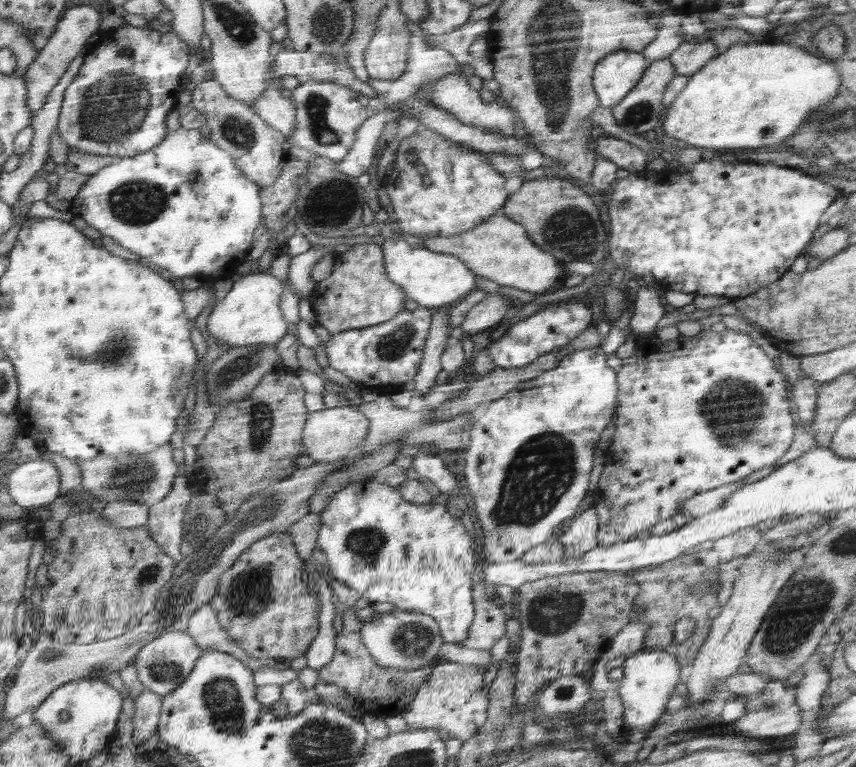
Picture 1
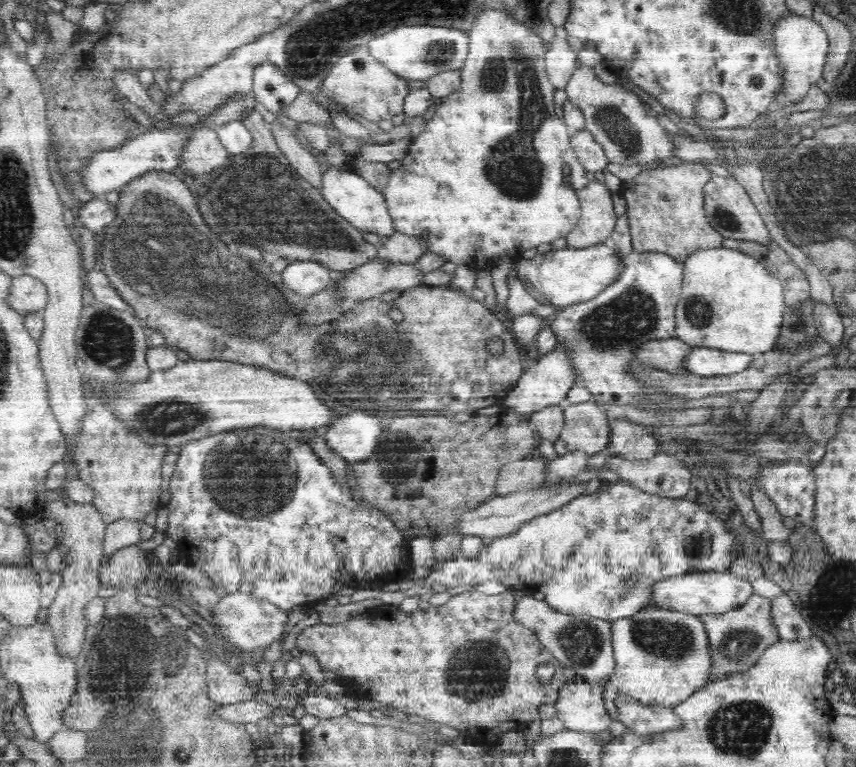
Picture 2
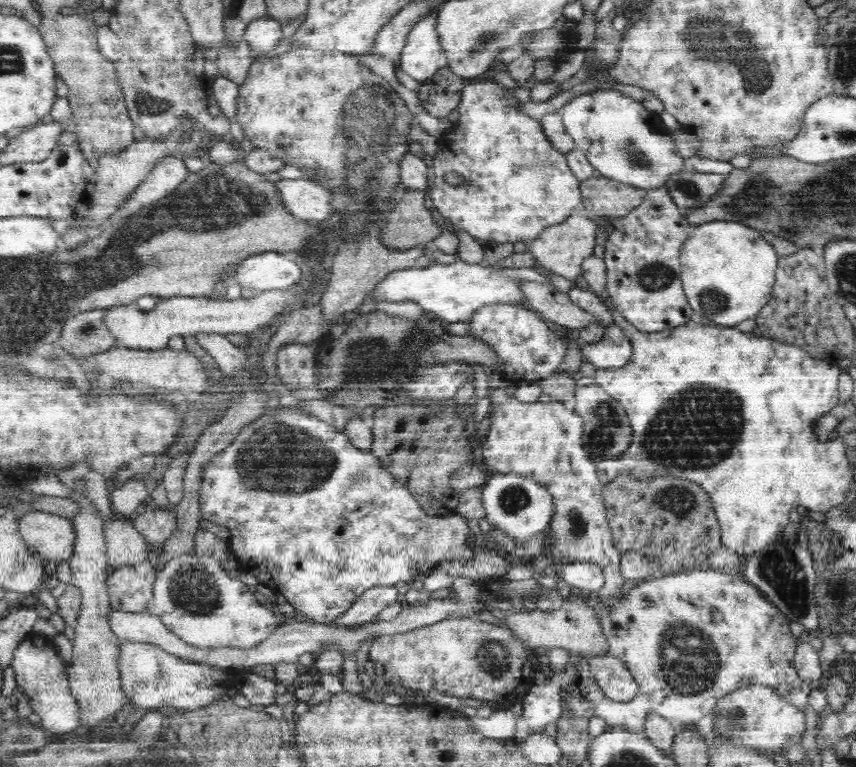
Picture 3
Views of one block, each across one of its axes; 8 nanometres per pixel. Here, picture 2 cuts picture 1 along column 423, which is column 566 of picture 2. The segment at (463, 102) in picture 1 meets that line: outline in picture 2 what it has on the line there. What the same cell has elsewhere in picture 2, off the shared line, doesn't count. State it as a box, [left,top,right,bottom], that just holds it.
[566,66,675,164]

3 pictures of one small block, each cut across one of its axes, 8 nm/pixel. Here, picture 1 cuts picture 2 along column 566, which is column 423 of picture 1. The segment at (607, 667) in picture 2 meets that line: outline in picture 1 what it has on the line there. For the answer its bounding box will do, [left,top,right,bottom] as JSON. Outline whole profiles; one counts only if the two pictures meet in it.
[362,609,444,670]

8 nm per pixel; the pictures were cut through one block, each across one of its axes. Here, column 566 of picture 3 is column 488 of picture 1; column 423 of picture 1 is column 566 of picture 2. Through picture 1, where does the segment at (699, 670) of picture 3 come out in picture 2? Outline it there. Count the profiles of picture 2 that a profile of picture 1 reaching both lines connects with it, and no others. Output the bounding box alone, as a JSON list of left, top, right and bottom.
[556,674,612,733]

